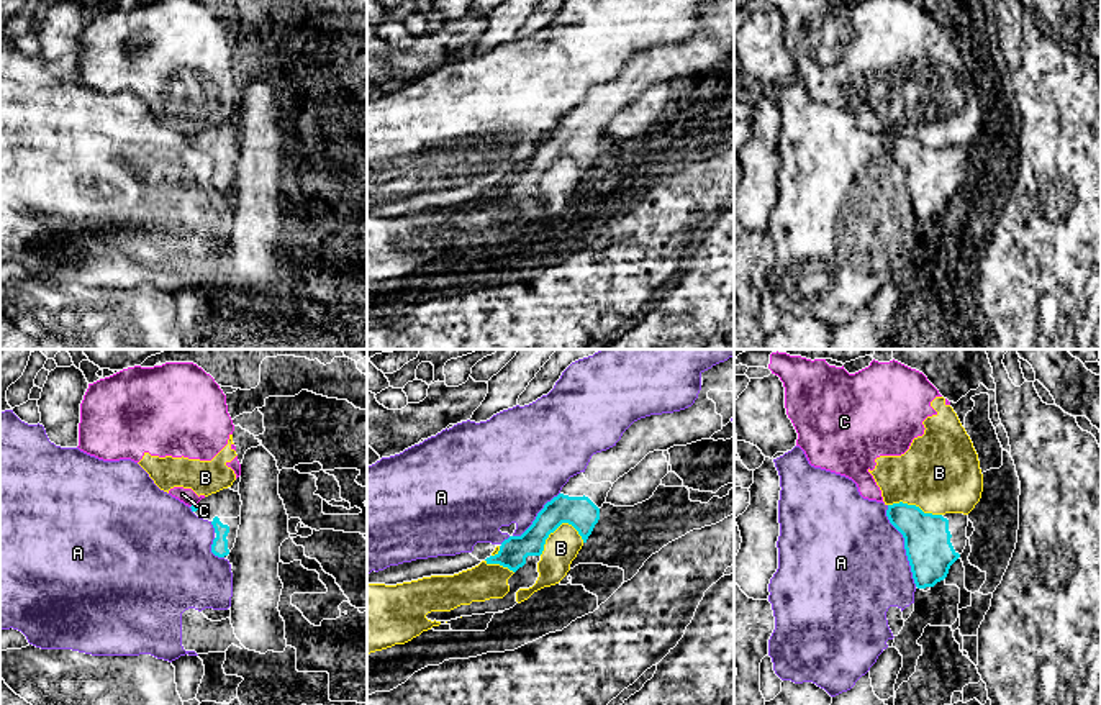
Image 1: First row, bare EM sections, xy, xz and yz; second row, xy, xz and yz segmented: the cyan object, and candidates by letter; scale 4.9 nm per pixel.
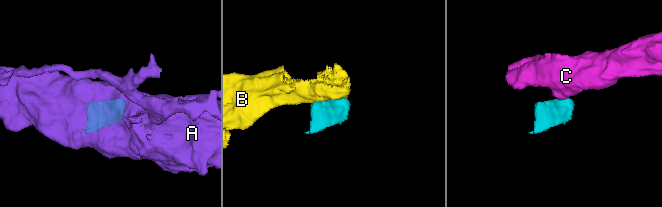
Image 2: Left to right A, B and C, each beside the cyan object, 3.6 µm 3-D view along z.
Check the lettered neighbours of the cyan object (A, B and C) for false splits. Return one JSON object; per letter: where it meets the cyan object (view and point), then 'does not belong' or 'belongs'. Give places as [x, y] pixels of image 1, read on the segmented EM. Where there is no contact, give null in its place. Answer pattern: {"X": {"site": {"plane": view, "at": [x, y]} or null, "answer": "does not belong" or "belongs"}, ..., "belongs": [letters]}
{"A": {"site": {"plane": "yz", "at": [905, 546]}, "answer": "does not belong"}, "B": {"site": {"plane": "xz", "at": [557, 527]}, "answer": "does not belong"}, "C": {"site": {"plane": "xy", "at": [192, 505]}, "answer": "does not belong"}, "belongs": []}

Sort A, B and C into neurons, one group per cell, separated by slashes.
A / B C

